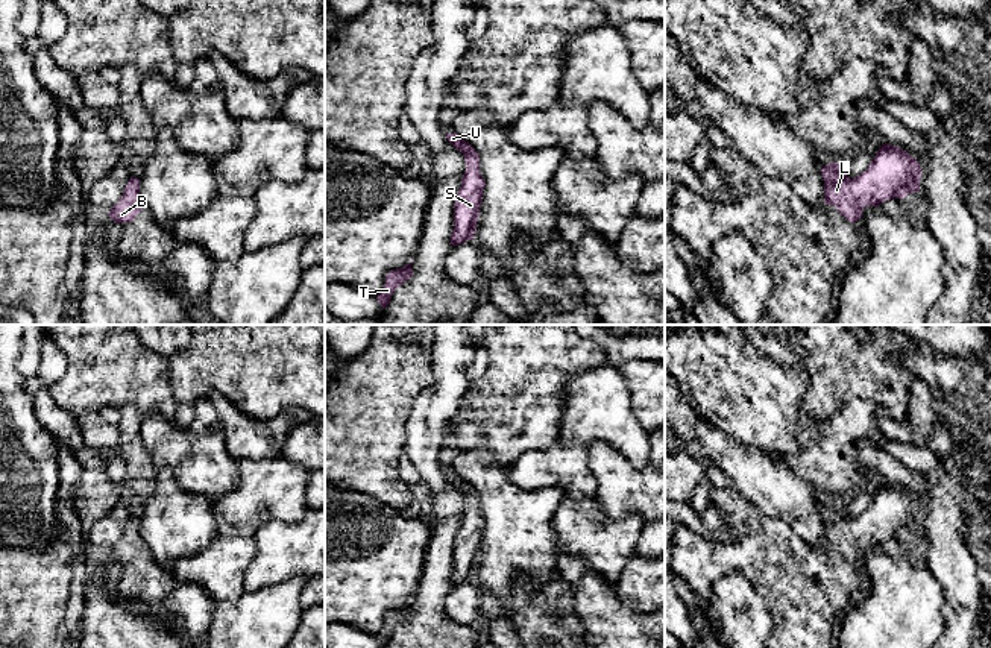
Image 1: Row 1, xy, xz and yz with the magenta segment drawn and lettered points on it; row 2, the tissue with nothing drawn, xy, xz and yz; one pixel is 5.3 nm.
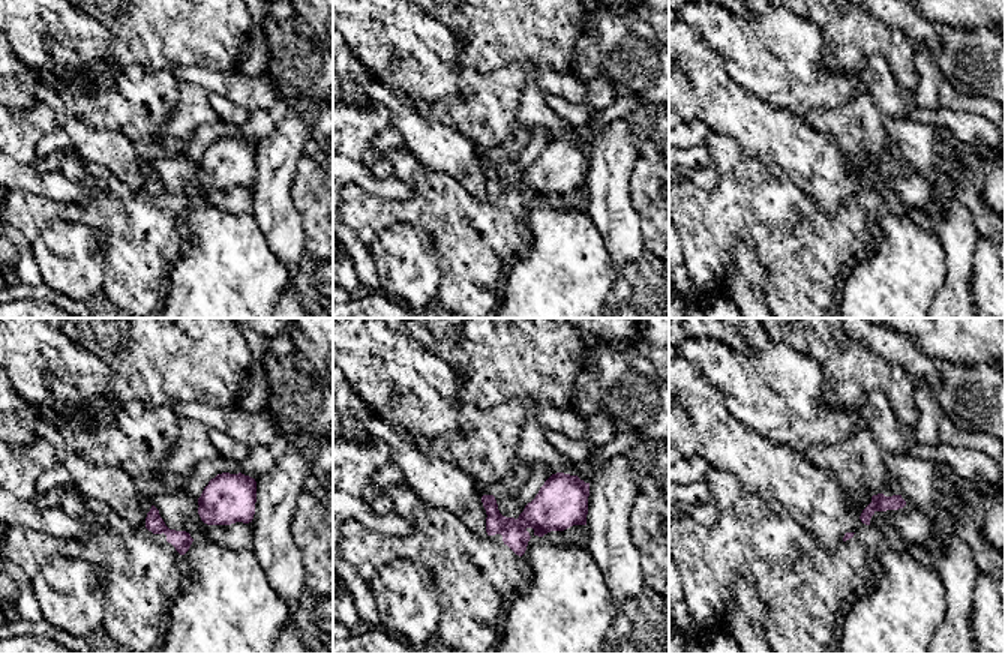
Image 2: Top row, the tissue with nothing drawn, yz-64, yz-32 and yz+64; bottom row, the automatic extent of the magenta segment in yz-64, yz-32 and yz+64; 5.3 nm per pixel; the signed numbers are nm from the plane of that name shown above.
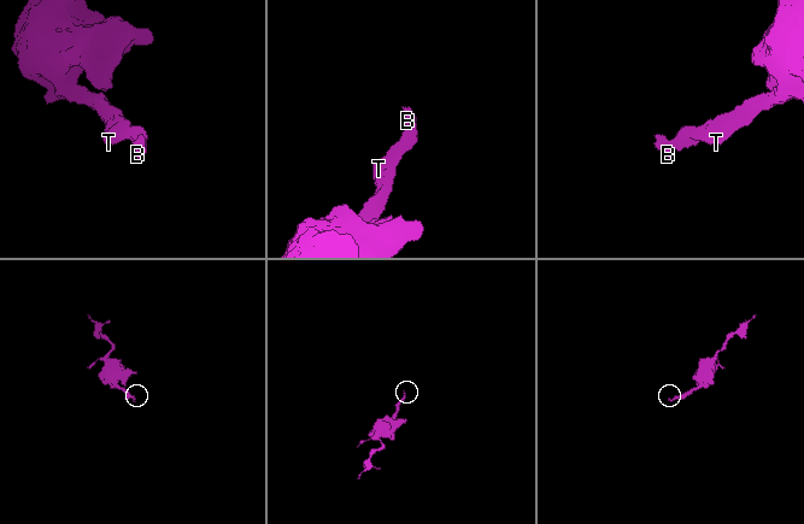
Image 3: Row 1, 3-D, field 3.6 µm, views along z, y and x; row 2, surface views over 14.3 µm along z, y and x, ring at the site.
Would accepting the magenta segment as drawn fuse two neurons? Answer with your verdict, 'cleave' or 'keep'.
keep

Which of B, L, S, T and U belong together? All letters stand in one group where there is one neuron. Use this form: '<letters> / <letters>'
B L S T U

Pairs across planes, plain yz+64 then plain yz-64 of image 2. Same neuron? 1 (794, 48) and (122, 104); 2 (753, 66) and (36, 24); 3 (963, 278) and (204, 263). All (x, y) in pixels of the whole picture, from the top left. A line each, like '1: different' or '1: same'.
1: different
2: same
3: different

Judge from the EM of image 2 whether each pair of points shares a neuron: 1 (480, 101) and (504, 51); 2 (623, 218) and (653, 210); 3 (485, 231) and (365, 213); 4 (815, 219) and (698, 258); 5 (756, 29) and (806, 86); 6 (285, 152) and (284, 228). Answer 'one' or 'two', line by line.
1: two
2: two
3: one
4: one
5: one
6: one

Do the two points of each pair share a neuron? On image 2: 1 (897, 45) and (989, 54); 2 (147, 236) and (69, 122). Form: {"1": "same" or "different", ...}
{"1": "different", "2": "different"}

